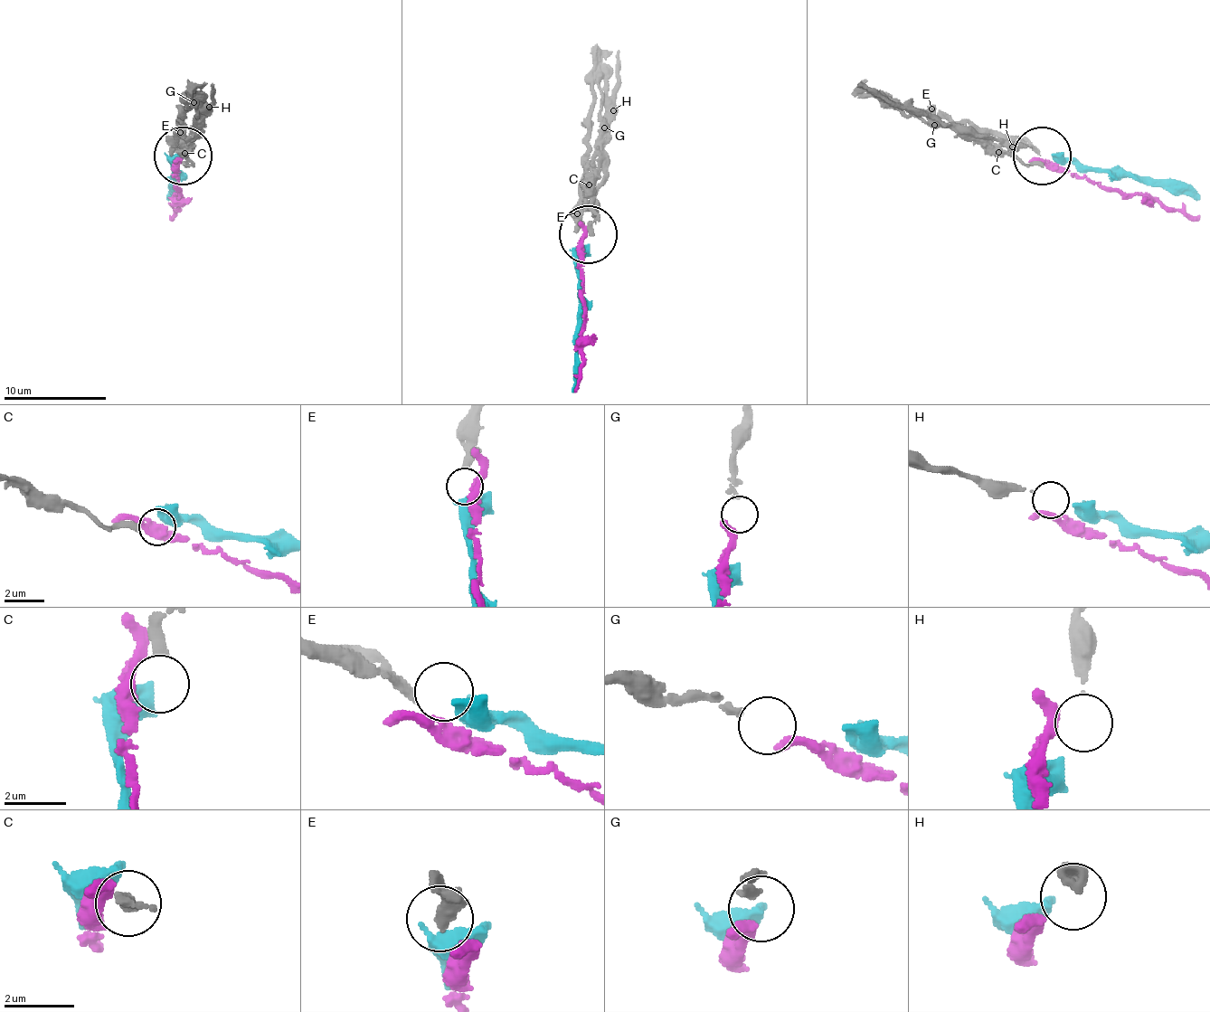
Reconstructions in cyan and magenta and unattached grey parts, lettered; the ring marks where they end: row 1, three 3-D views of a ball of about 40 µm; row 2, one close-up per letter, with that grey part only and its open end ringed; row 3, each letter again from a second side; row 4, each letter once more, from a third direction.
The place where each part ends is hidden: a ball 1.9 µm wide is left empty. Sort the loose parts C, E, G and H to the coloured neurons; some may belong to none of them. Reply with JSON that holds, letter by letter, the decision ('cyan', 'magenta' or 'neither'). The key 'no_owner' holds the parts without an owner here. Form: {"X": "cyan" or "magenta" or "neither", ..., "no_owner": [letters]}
{"C": "neither", "E": "cyan", "G": "magenta", "H": "neither", "no_owner": ["C", "H"]}

